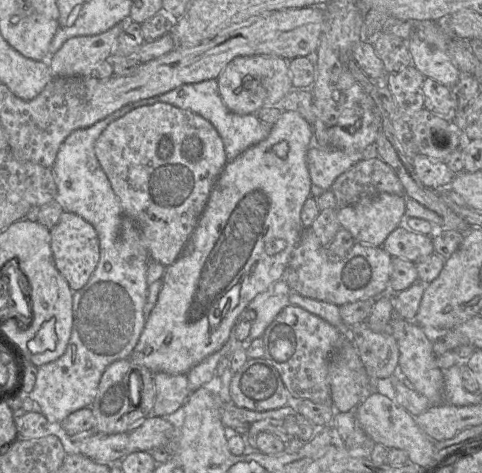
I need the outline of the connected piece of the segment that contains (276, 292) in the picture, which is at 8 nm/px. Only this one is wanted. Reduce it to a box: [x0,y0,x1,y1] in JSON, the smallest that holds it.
[243,279,290,345]

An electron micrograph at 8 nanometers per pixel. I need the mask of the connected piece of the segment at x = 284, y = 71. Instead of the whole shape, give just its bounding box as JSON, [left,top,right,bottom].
[217,56,295,114]

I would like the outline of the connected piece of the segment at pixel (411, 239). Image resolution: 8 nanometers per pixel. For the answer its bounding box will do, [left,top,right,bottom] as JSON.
[381,225,434,263]

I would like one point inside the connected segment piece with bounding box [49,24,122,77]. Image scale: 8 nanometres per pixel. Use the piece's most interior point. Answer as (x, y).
(79, 56)

